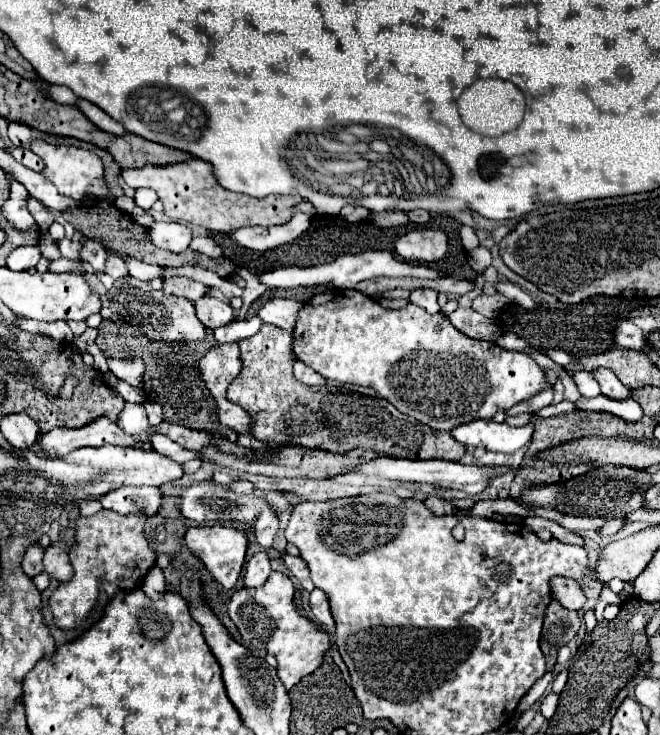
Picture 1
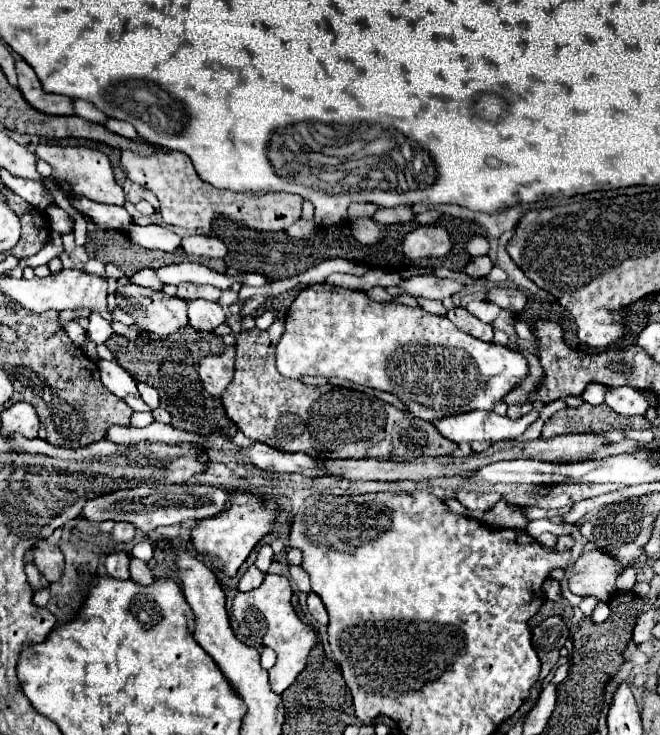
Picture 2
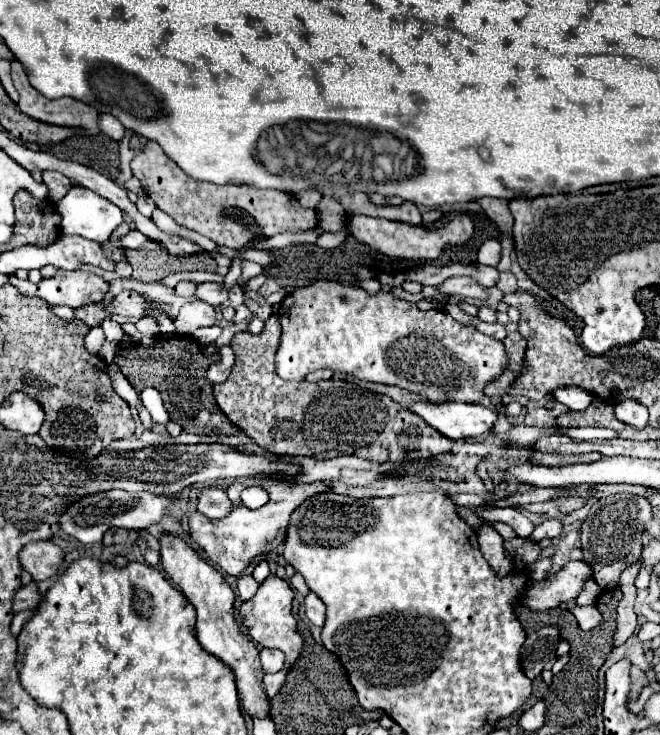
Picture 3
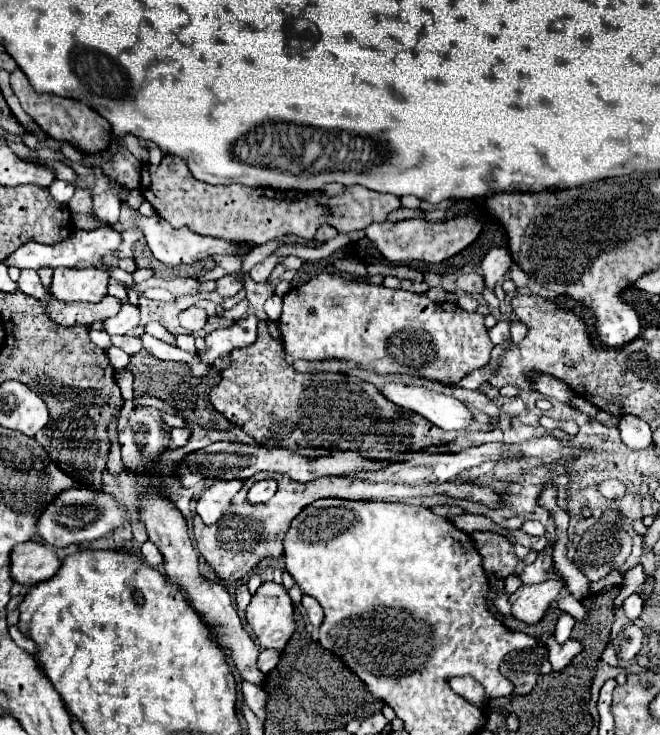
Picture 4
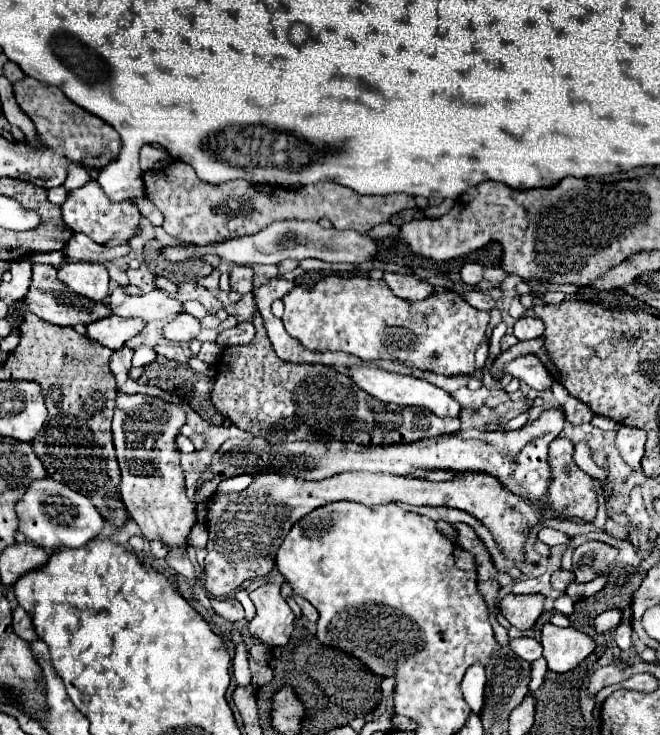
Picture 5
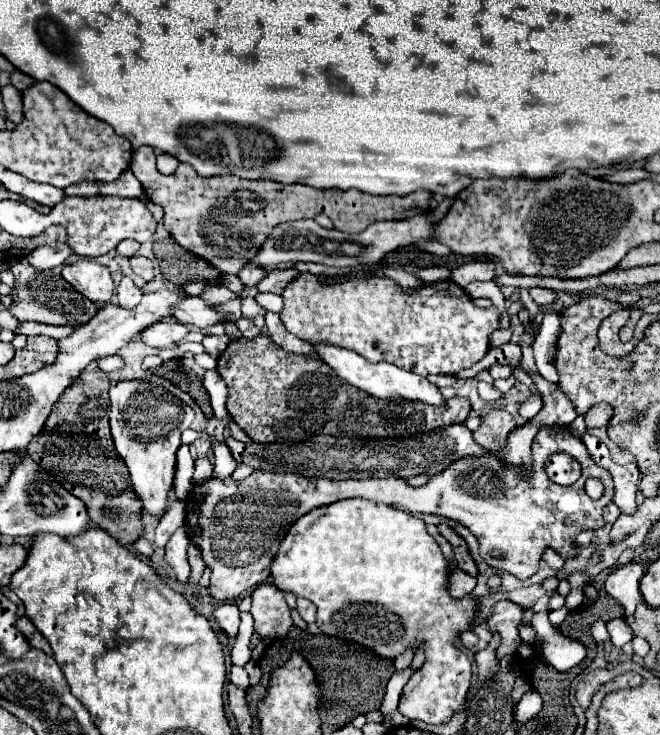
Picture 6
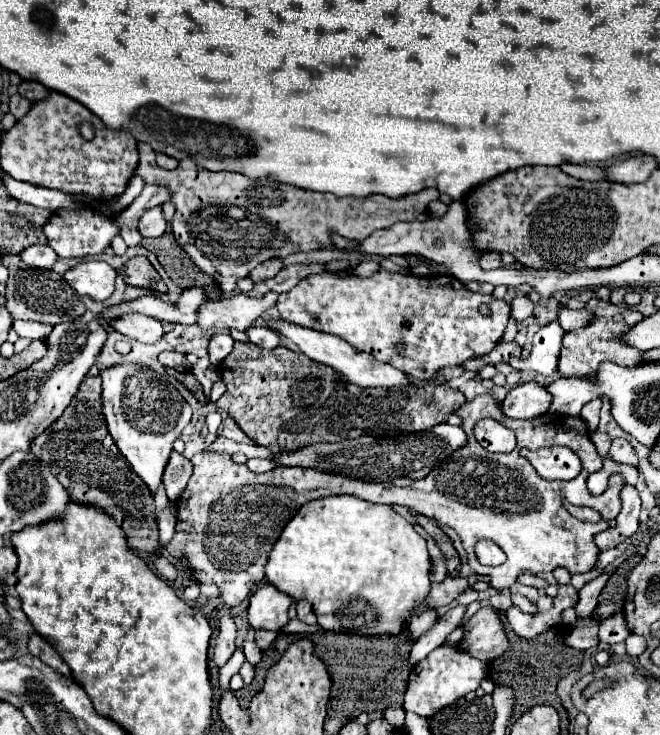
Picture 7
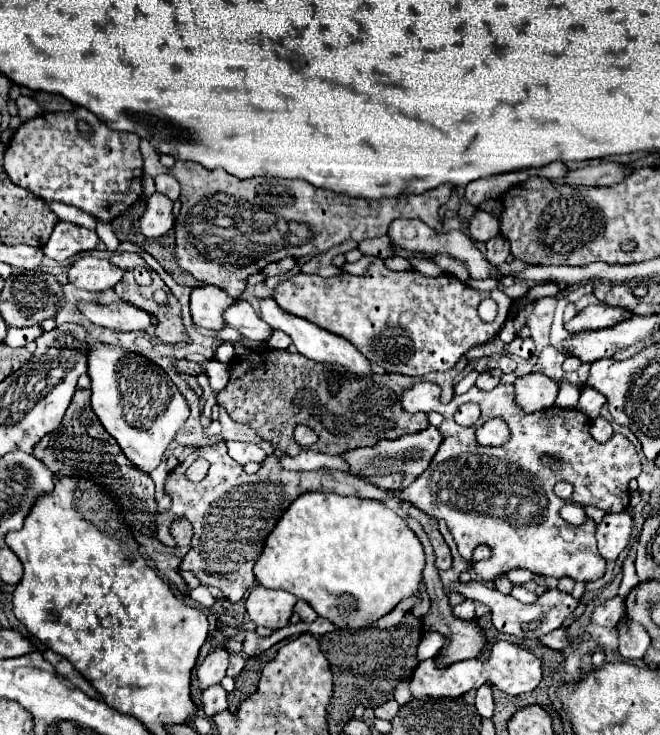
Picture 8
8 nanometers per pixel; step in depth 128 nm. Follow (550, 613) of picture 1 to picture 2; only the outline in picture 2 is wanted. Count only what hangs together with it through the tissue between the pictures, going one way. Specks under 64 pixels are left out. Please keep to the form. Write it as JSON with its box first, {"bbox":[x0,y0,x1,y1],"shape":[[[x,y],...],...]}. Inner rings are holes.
{"bbox":[532,614,570,678],"shape":[[[558,614],[548,616],[544,622],[540,622],[534,628],[532,644],[534,644],[536,652],[538,652],[540,662],[542,662],[542,672],[540,674],[544,674],[544,678],[548,676],[548,672],[558,662],[558,658],[560,658],[558,650],[564,646],[568,636],[570,636],[568,626],[566,626],[564,618],[558,616]]]}

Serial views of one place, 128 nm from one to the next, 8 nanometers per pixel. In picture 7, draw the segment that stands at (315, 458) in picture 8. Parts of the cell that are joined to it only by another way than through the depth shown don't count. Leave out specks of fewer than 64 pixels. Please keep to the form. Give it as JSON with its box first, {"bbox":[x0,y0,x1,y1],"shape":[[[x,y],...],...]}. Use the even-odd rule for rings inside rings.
{"bbox":[246,458,278,472],"shape":[[[252,458],[252,460],[248,460],[246,462],[246,466],[252,470],[252,472],[266,472],[266,470],[272,470],[272,468],[276,468],[278,464],[274,464],[270,458]]]}

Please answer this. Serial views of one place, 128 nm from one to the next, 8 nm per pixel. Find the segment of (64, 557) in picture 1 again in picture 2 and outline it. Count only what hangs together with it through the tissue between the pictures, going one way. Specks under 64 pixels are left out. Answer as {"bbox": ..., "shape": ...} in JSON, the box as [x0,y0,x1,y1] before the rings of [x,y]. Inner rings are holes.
{"bbox":[34,540,64,582],"shape":[[[46,540],[38,542],[34,552],[34,562],[48,582],[56,582],[64,574],[64,556],[56,544],[50,544]]]}

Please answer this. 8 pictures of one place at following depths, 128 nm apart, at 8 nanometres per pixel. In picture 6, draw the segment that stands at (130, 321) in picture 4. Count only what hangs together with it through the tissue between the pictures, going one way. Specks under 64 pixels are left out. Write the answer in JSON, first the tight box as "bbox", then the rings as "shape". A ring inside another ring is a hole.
{"bbox":[116,276,222,328],"shape":[[[128,276],[122,278],[116,296],[118,296],[118,306],[122,308],[136,308],[142,300],[142,292],[138,290],[138,286],[134,286],[134,282]],[[190,296],[180,300],[174,308],[170,308],[170,312],[174,320],[182,324],[194,324],[198,328],[222,322],[222,318],[210,306],[206,306],[200,298],[190,298]]]}

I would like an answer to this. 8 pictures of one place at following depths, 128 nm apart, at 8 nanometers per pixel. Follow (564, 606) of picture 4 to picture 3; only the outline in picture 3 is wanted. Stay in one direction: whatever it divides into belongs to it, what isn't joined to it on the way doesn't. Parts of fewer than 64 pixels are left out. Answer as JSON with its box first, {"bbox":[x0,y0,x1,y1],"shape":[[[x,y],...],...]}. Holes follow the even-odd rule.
{"bbox":[570,606,602,630],"shape":[[[572,606],[570,612],[576,616],[582,630],[592,630],[602,622],[602,614],[596,606]]]}

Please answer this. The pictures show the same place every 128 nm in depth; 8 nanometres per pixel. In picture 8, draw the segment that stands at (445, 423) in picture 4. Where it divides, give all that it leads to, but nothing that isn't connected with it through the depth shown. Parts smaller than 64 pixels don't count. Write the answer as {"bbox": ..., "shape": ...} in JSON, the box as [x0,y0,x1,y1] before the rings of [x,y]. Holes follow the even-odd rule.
{"bbox":[260,298,374,376],"shape":[[[272,298],[262,300],[262,304],[260,304],[260,314],[262,314],[262,320],[264,320],[268,326],[272,326],[274,330],[286,332],[286,334],[292,338],[292,344],[298,348],[298,352],[300,352],[302,356],[306,356],[306,358],[310,358],[310,360],[314,360],[314,362],[340,364],[340,366],[344,366],[346,370],[350,370],[352,374],[356,374],[356,376],[374,376],[374,370],[372,370],[368,358],[366,358],[364,354],[360,354],[360,352],[356,350],[356,346],[354,346],[352,342],[348,342],[346,338],[336,336],[336,334],[332,334],[332,332],[326,332],[326,330],[318,328],[316,324],[312,324],[312,322],[308,322],[308,320],[304,320],[304,318],[298,318],[298,316],[292,316],[292,314],[288,314],[288,312],[284,312],[280,306],[274,304]]]}

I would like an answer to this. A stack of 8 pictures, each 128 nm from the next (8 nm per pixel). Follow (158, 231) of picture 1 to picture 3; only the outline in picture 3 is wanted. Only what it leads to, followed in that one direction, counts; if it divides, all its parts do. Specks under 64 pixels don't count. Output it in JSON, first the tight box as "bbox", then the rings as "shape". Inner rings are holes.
{"bbox":[122,230,152,248],"shape":[[[130,230],[124,238],[122,238],[122,246],[124,248],[142,248],[144,244],[152,242],[152,238],[148,238],[146,234],[142,234],[140,230]]]}

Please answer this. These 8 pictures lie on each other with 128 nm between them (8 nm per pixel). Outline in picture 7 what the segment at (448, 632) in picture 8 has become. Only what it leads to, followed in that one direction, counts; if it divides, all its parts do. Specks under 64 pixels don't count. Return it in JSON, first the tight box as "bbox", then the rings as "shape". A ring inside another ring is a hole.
{"bbox":[414,524,510,662],"shape":[[[416,524],[414,528],[416,528],[416,530],[426,538],[426,542],[428,542],[428,550],[430,550],[430,556],[432,556],[432,582],[442,582],[442,580],[448,576],[448,572],[446,572],[446,562],[444,562],[444,554],[442,554],[440,548],[436,546],[434,538],[428,536],[426,530],[424,530],[420,524]],[[492,606],[480,608],[464,626],[464,630],[466,632],[460,642],[462,648],[482,662],[492,662],[510,648],[500,612]]]}

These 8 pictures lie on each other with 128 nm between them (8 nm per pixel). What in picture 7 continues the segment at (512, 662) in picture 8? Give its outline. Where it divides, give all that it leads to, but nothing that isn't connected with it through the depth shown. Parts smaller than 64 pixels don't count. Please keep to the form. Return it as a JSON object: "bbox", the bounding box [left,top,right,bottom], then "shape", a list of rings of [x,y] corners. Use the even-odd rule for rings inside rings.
{"bbox":[404,648,486,718],"shape":[[[436,648],[436,652],[430,652],[414,668],[414,672],[410,672],[408,688],[404,694],[404,710],[414,712],[422,718],[430,718],[436,712],[442,712],[444,708],[456,704],[456,700],[468,692],[474,692],[486,674],[486,664],[482,660],[476,660],[458,648]]]}

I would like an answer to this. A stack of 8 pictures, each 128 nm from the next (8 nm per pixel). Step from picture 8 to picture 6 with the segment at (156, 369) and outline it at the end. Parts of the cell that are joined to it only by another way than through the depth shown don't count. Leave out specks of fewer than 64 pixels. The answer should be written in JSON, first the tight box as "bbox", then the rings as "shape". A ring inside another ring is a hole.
{"bbox":[110,382,194,518],"shape":[[[118,382],[110,386],[110,428],[118,456],[126,462],[134,494],[142,502],[142,514],[160,518],[168,510],[168,492],[174,488],[176,450],[180,448],[180,434],[192,424],[194,410],[180,398],[172,396],[160,386],[148,382]]]}

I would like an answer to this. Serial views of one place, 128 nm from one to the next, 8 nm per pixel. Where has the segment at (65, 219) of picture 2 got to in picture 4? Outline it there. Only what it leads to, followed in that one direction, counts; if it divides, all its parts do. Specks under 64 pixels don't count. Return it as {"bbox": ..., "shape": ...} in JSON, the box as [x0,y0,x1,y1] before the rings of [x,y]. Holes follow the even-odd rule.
{"bbox":[92,191,120,226],"shape":[[[106,191],[101,196],[93,197],[92,212],[94,218],[106,226],[114,226],[120,216],[120,200],[116,192]]]}

